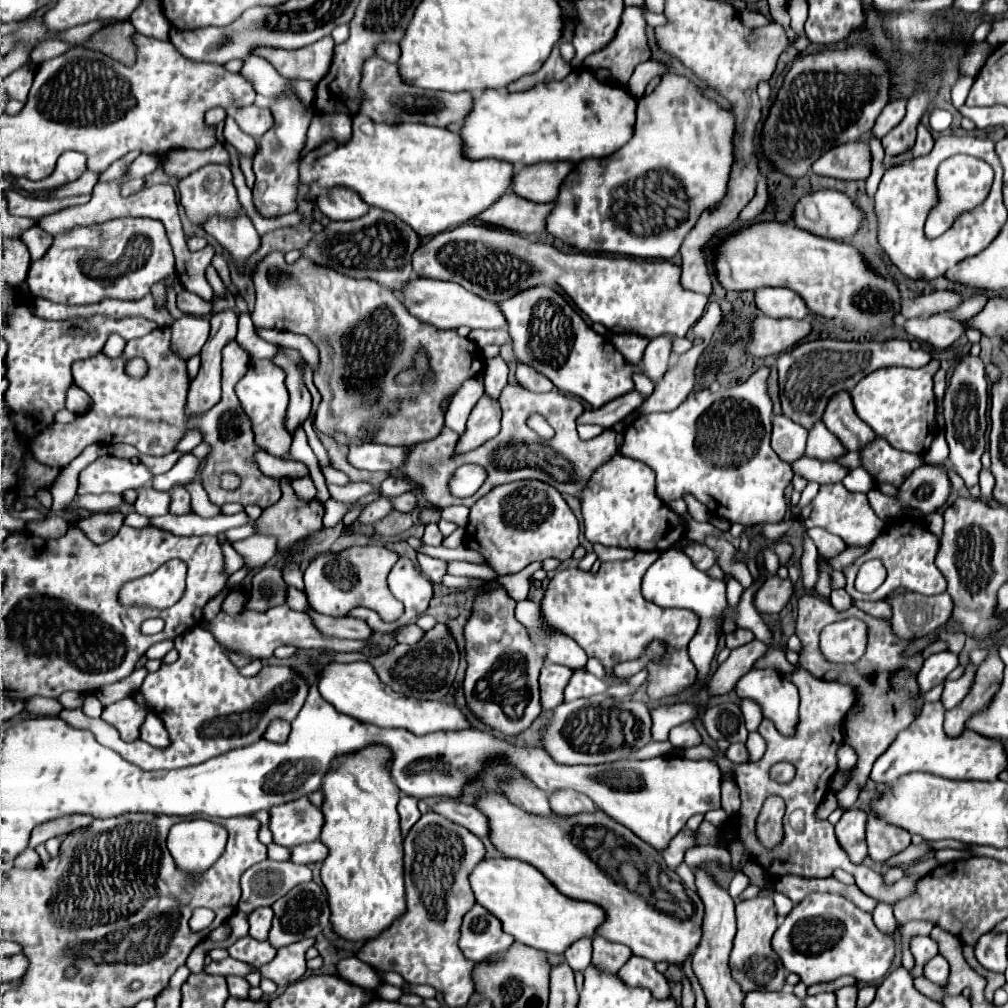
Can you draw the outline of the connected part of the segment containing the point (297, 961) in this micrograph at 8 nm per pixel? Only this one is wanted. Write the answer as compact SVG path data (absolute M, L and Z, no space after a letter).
M301 939L297 943L277 949L277 955L271 963L261 967L263 977L271 979L277 987L287 987L299 981L305 973L305 951L315 943L315 939Z

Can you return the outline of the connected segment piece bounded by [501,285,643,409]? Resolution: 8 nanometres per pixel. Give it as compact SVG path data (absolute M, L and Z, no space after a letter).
M537 287L537 289L527 289L517 293L515 297L507 299L501 303L501 311L507 319L507 327L509 327L509 335L513 341L513 353L517 363L525 363L529 367L533 367L535 371L543 373L545 377L549 377L553 381L553 385L559 391L567 391L571 395L581 397L583 401L587 401L589 405L593 405L593 409L603 407L605 403L627 395L629 391L633 391L633 375L635 373L643 373L639 365L631 365L611 343L609 339L605 339L603 335L595 333L583 319L581 315L553 289L549 287Z

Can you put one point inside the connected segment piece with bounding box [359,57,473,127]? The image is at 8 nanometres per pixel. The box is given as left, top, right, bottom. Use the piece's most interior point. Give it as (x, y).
(385, 98)

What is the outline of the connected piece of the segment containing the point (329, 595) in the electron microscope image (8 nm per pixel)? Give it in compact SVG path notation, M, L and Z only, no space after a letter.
M377 545L351 547L341 553L319 555L309 563L303 575L307 601L317 613L325 613L331 617L345 617L355 607L371 607L377 609L377 613L381 613L385 621L393 621L403 613L403 605L393 599L387 589L387 573L397 559L397 553Z

